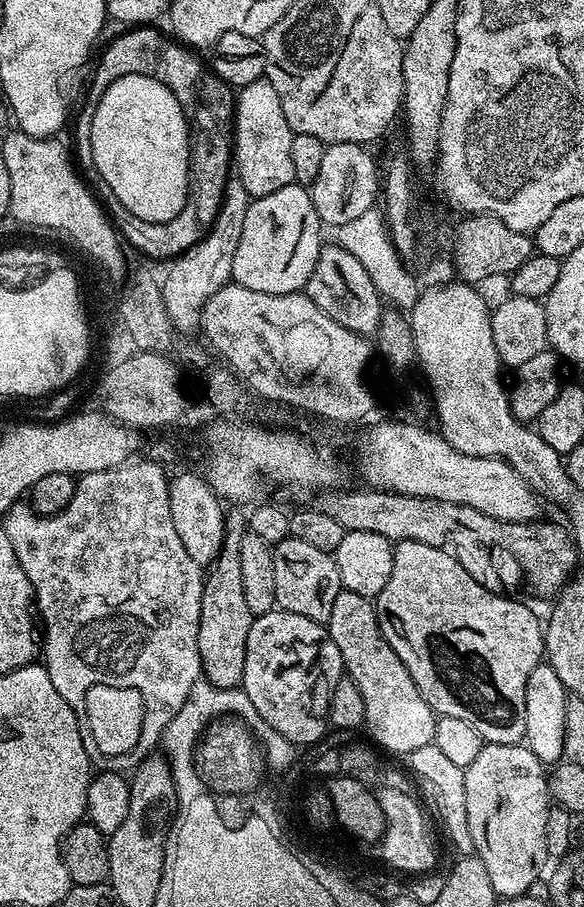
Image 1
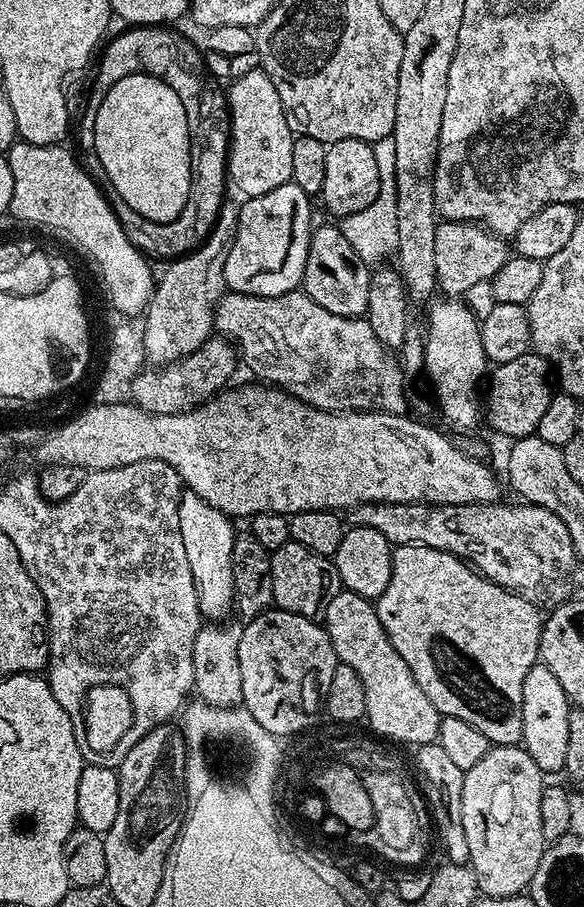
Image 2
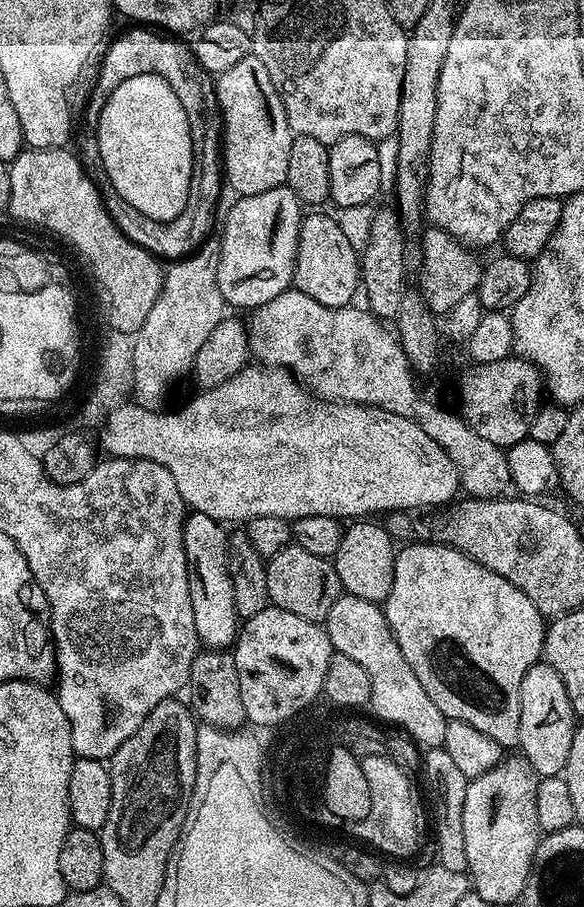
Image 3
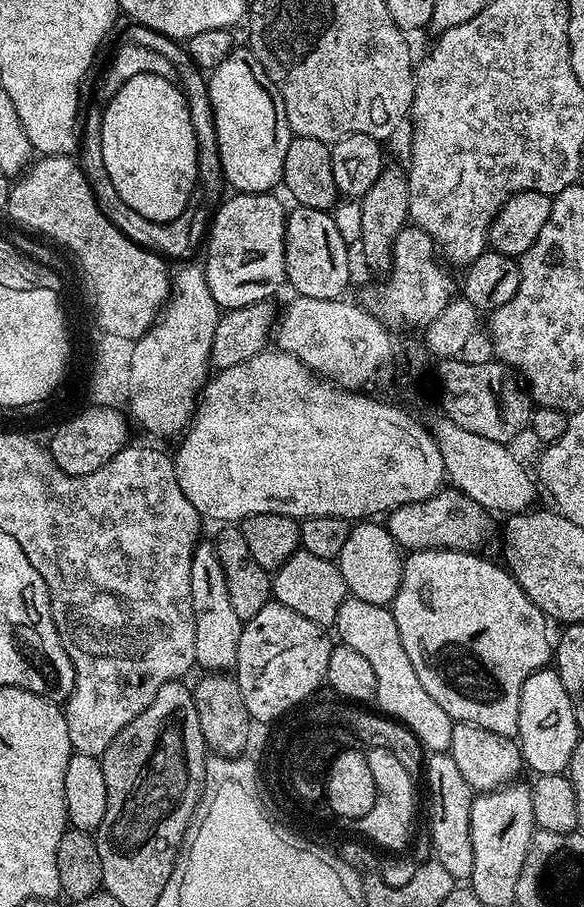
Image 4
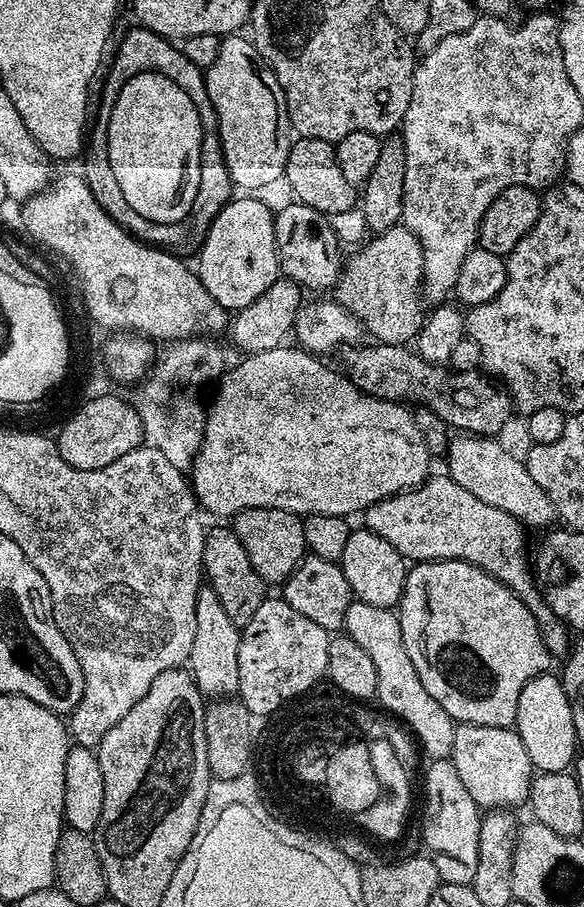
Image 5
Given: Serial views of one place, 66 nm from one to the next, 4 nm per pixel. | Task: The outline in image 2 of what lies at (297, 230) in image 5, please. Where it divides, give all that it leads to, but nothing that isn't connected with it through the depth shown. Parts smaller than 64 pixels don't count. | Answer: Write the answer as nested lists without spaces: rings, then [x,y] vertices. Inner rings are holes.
[[[335,223],[313,227],[310,238],[310,250],[306,256],[306,270],[302,290],[322,310],[330,310],[330,314],[339,316],[363,317],[370,297],[371,275],[369,265],[346,242],[339,227]]]

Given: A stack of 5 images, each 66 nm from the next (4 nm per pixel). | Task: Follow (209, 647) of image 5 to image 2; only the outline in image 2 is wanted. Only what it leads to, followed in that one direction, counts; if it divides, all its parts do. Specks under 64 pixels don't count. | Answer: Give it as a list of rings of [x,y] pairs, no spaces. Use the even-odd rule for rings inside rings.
[[[185,491],[178,506],[178,530],[182,534],[182,546],[186,546],[186,562],[190,562],[190,574],[194,574],[194,590],[198,594],[198,610],[208,622],[220,622],[234,612],[236,591],[232,573],[234,542],[238,535],[232,529],[233,517],[222,510],[214,510],[210,502],[202,502],[198,494]]]

